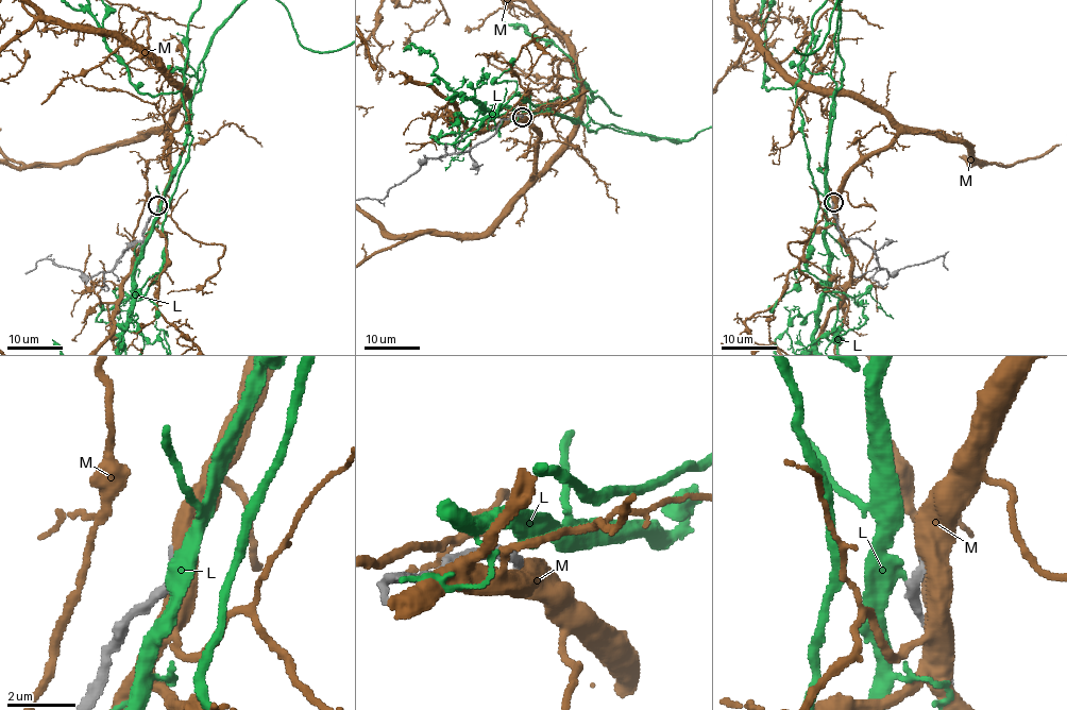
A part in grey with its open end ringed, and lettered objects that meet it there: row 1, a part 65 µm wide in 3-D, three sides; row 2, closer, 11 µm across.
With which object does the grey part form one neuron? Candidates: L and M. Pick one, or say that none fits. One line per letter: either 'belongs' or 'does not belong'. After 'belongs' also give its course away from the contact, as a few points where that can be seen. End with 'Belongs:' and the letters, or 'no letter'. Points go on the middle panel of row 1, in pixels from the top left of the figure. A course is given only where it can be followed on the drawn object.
L: does not belong
M: does not belong
Belongs: no letter

